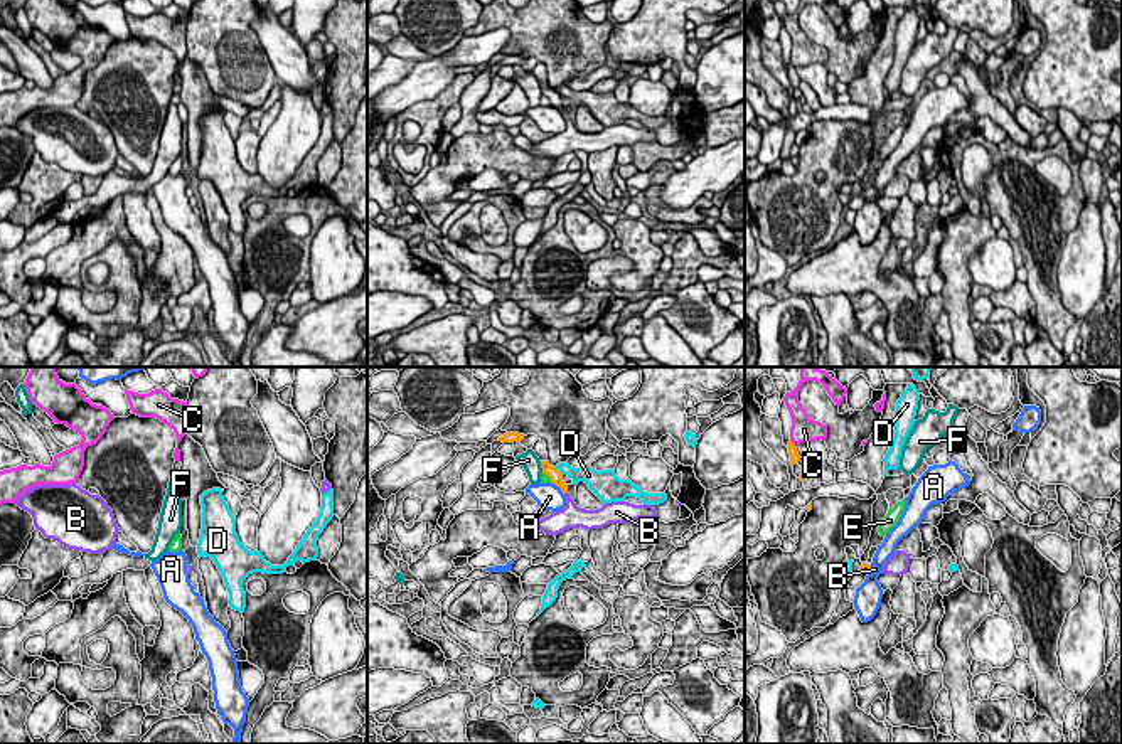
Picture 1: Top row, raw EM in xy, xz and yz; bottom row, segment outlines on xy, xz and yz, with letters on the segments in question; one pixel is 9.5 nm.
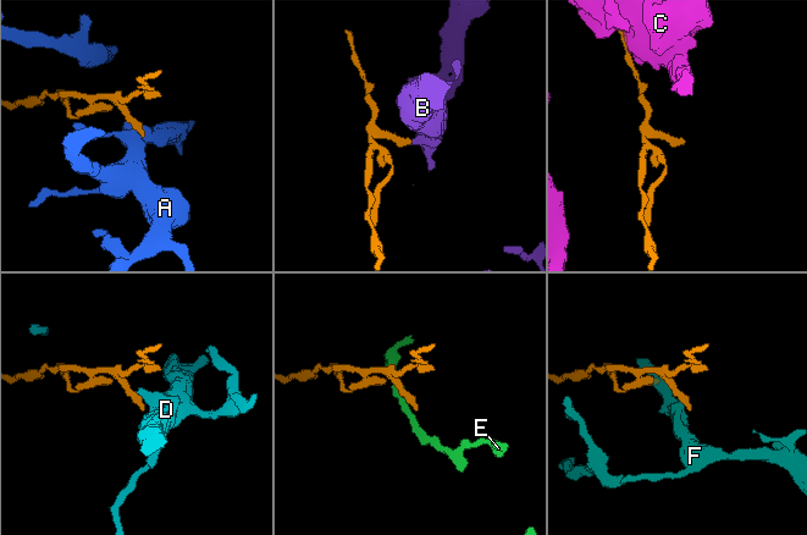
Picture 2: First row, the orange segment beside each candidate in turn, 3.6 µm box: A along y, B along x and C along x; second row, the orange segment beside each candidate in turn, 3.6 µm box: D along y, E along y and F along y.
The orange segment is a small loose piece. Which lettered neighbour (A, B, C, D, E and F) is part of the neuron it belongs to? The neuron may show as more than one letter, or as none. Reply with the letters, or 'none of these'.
B

